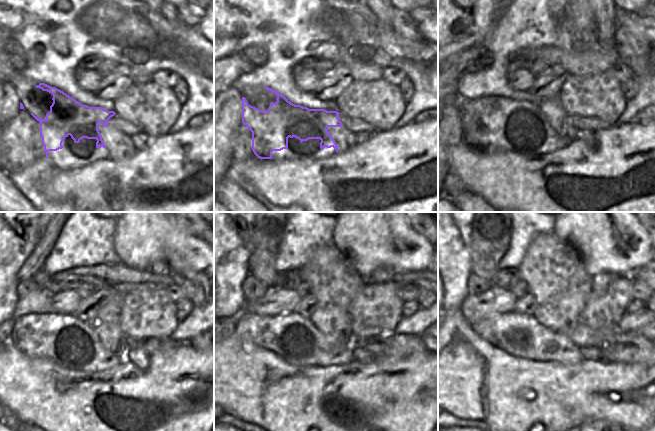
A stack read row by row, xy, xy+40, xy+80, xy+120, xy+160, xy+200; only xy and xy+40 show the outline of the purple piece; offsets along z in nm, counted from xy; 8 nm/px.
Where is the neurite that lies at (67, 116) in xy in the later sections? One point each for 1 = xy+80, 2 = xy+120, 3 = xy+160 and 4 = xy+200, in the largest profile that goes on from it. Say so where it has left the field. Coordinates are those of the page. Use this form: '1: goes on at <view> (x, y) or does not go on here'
1: goes on at xy+80 (491, 122)
2: goes on at xy+120 (61, 338)
3: goes on at xy+160 (296, 339)
4: goes on at xy+200 (523, 336)

